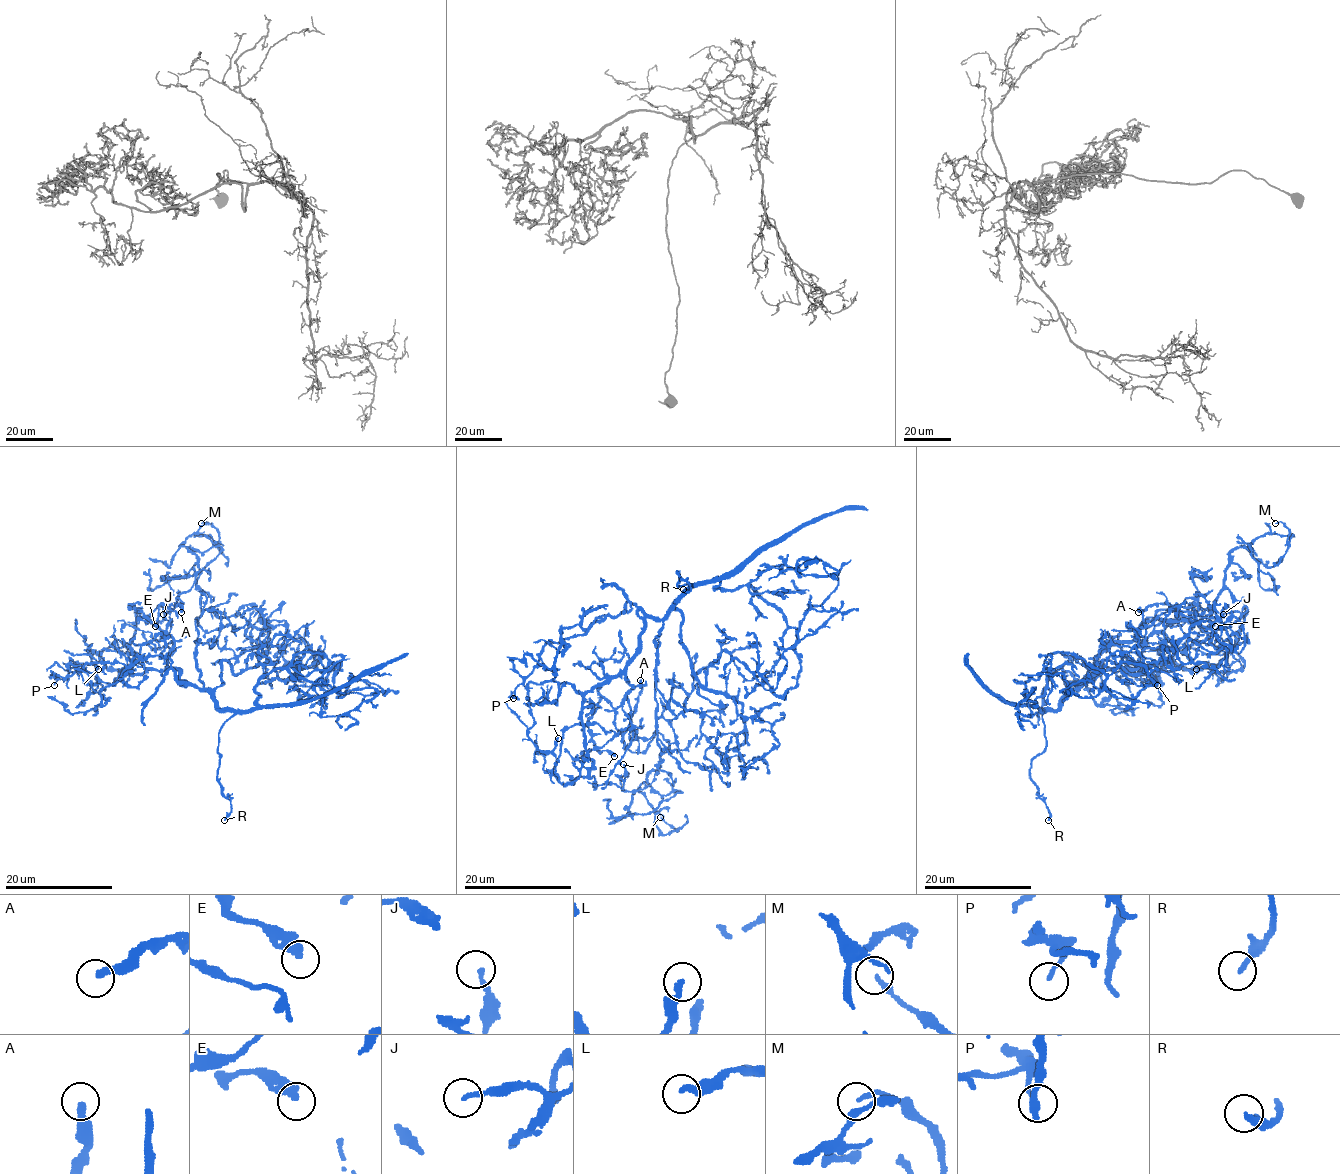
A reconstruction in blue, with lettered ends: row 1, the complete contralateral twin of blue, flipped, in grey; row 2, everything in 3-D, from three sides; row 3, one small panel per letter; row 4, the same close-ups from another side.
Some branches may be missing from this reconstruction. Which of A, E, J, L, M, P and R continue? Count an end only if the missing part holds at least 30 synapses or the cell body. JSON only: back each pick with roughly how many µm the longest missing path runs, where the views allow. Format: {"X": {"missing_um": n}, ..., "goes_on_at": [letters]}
{"R": {"missing_um": 30}, "goes_on_at": ["R"]}

